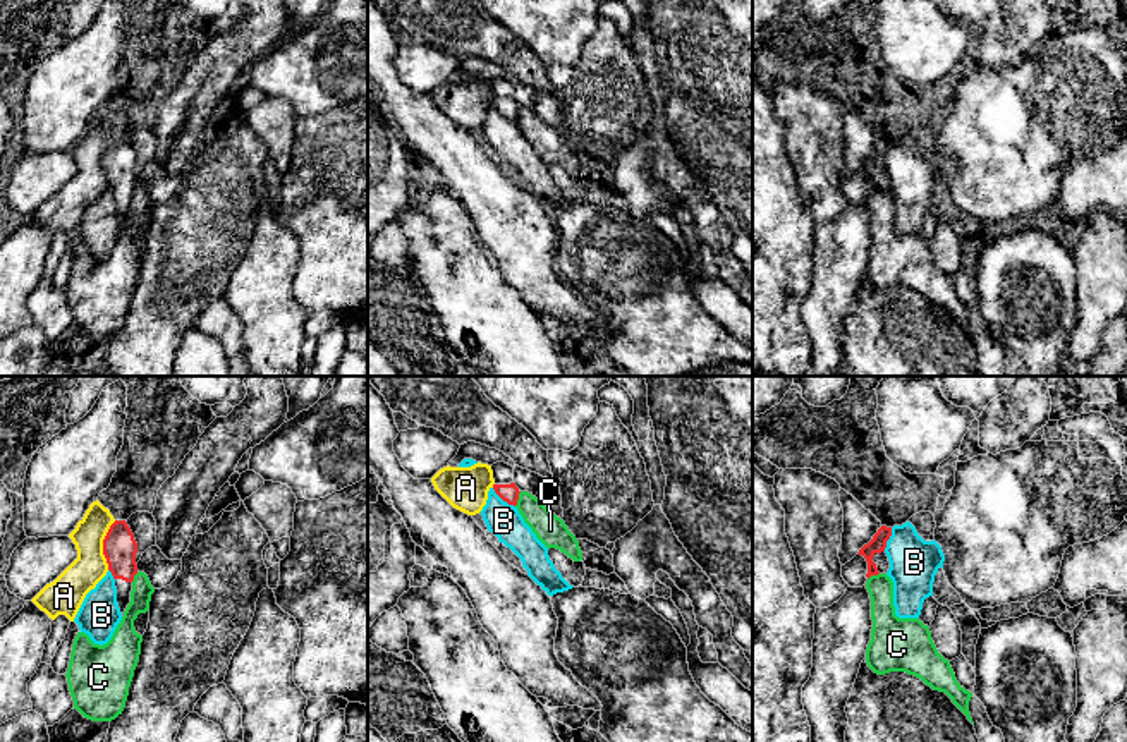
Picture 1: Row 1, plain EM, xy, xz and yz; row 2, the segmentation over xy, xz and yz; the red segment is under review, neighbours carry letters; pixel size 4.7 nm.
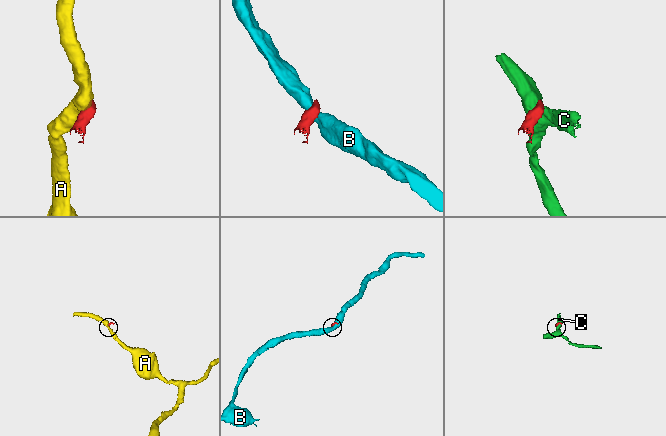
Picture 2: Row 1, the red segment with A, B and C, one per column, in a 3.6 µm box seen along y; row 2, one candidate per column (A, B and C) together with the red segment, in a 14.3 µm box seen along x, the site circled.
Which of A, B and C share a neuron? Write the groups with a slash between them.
A / B / C

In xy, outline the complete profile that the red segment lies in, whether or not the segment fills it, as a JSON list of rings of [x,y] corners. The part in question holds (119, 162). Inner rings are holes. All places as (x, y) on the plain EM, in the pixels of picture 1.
[[[115,136],[103,155],[103,170],[115,194],[117,218],[122,232],[131,218],[132,196],[137,189],[136,168],[137,158],[131,143],[125,136]]]

